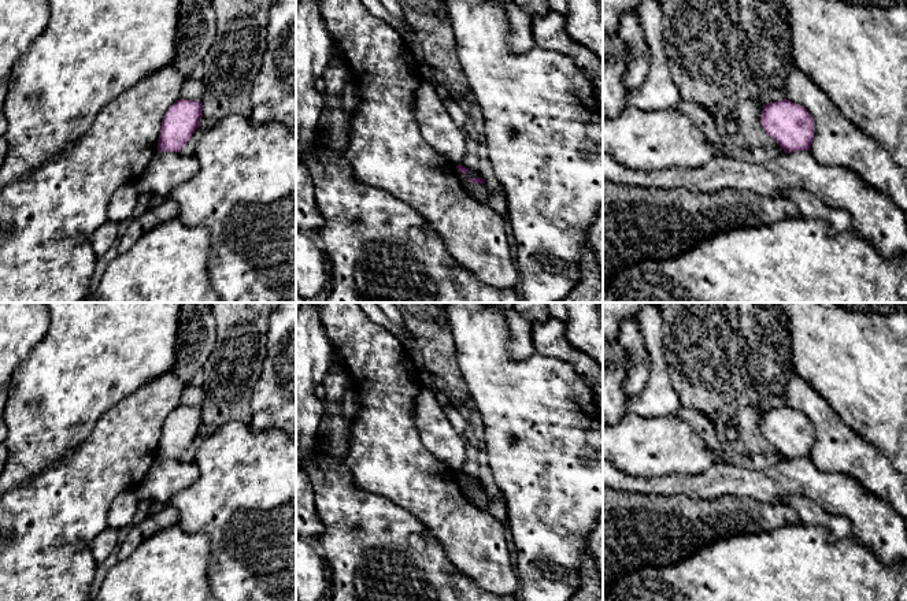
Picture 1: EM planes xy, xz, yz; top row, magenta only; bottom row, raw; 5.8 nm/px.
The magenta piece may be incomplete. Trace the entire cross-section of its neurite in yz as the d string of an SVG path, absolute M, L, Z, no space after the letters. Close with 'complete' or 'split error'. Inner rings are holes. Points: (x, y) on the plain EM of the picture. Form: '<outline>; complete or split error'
M786 405L763 411L760 431L785 460L808 457L814 427L806 415Z; complete

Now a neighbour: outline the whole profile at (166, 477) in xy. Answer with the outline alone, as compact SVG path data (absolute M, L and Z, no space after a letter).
M158 457L144 479L136 486L138 500L167 505L181 490L189 487L200 475L195 461Z

